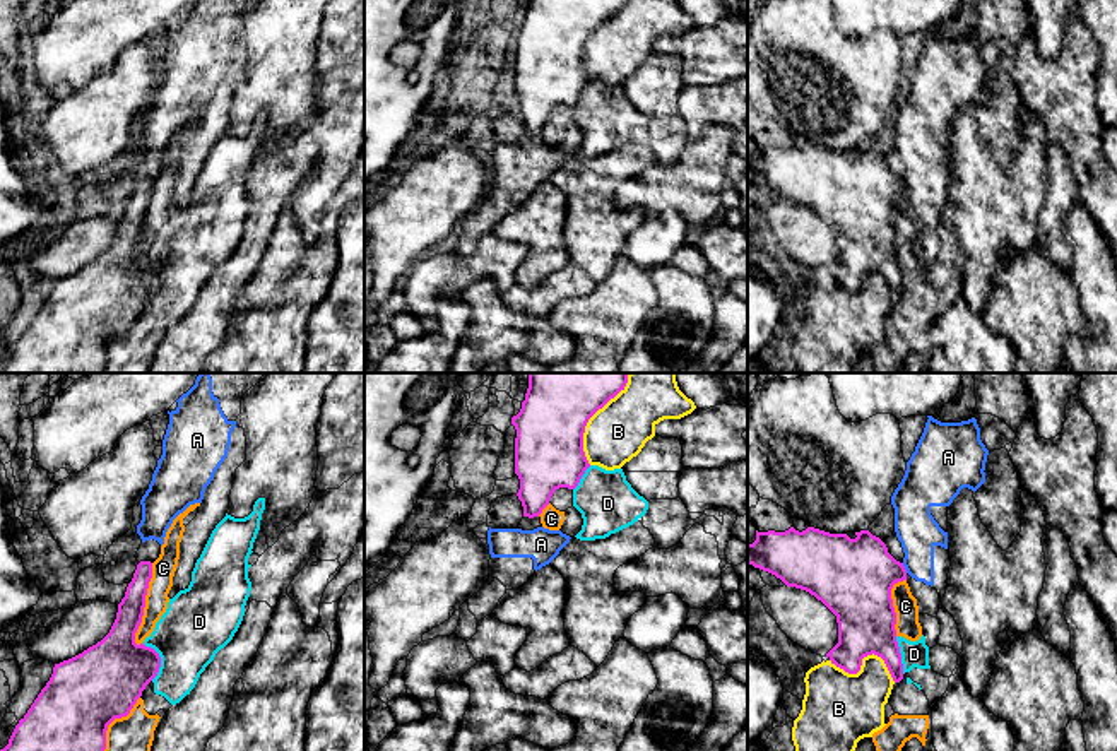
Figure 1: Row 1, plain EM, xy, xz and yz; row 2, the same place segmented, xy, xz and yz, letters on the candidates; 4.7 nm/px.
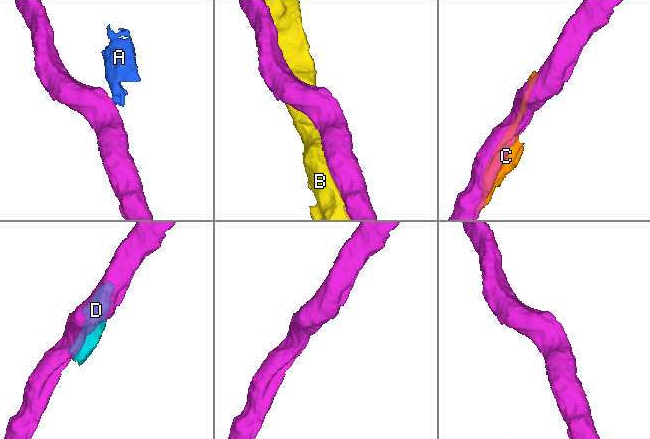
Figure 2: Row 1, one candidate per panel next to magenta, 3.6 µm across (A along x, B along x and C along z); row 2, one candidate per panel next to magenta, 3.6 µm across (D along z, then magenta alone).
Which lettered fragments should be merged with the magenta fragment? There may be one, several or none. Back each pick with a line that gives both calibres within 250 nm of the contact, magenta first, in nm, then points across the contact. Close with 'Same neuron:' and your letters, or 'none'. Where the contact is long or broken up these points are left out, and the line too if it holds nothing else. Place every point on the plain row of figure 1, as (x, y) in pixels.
Same neuron: none

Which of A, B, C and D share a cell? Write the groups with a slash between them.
A / B / C D

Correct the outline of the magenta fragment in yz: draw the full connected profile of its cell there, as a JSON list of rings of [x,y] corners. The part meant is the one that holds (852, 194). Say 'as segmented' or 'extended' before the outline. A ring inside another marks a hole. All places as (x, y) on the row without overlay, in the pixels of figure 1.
as segmented | [[[794,144],[785,149],[756,147],[756,157],[748,161],[748,181],[775,192],[787,204],[809,209],[836,233],[838,260],[826,270],[831,281],[848,291],[857,291],[862,275],[874,270],[884,277],[893,298],[900,299],[903,281],[896,258],[891,205],[907,197],[907,186],[888,169],[879,154],[869,147],[855,149],[855,152],[850,156],[847,151],[830,151],[814,144],[802,149]]]

